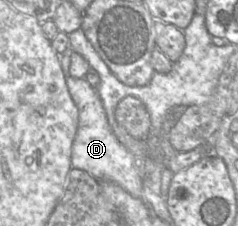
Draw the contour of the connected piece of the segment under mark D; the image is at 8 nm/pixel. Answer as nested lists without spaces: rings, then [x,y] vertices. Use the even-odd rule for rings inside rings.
[[[70,51],[58,56],[68,92],[78,111],[78,127],[71,152],[72,168],[84,170],[99,181],[115,182],[133,197],[142,199],[142,178],[136,160],[112,131],[96,89],[85,78],[70,75]]]

